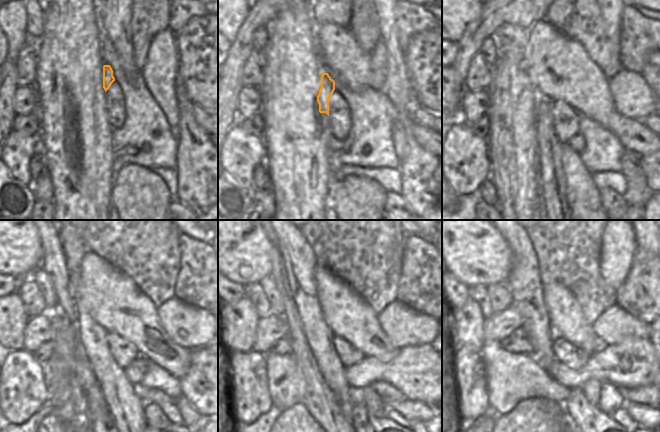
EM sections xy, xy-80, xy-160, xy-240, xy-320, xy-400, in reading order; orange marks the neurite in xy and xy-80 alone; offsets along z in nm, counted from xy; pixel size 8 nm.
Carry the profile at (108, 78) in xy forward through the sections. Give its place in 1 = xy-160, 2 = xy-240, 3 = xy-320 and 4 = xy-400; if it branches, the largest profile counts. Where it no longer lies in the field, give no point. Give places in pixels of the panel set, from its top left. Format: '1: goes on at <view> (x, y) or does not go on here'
1: goes on at xy-160 (553, 184)
2: goes on at xy-240 (102, 422)
3: does not go on here
4: does not go on here

